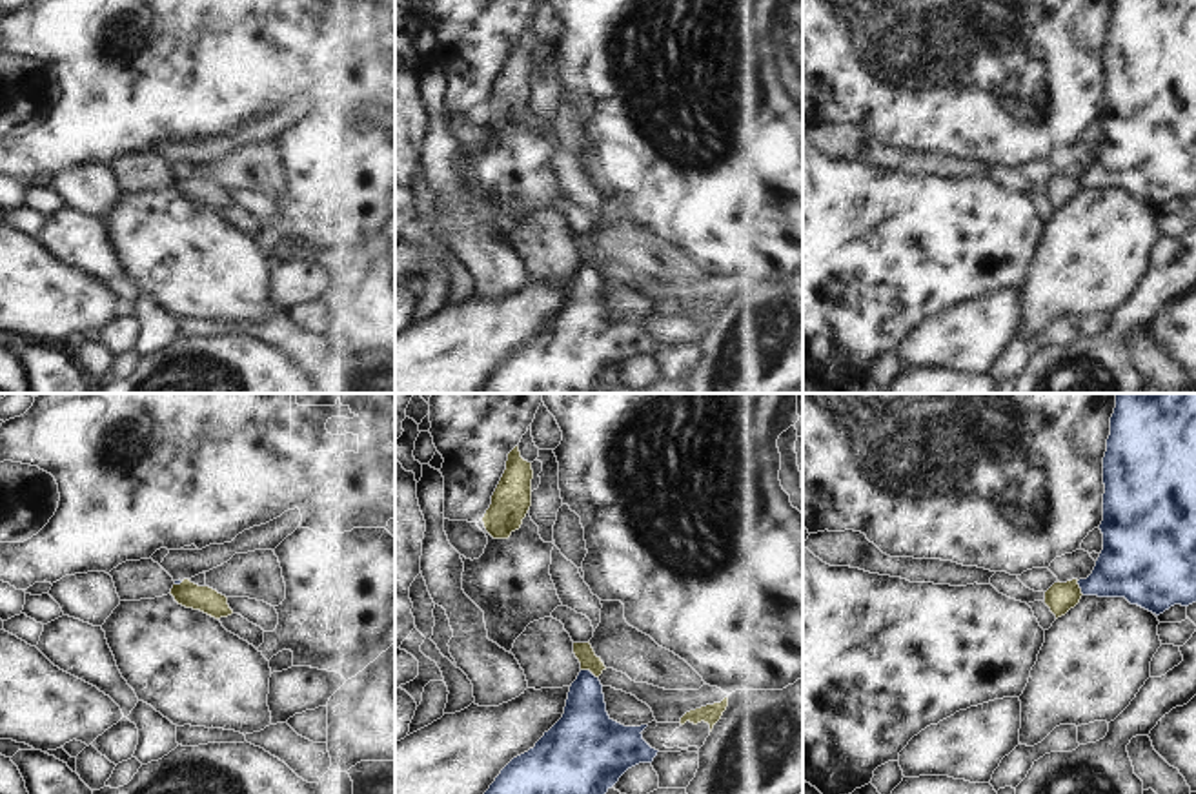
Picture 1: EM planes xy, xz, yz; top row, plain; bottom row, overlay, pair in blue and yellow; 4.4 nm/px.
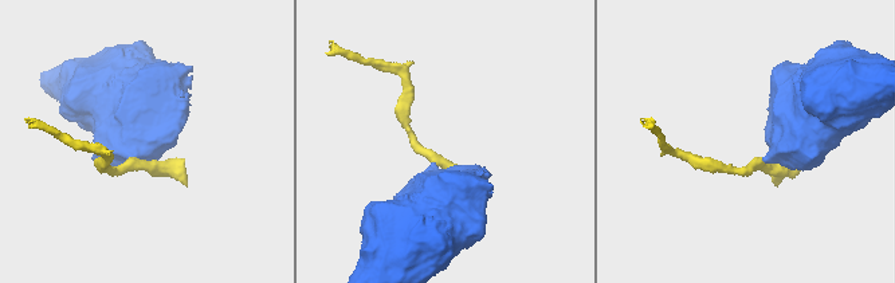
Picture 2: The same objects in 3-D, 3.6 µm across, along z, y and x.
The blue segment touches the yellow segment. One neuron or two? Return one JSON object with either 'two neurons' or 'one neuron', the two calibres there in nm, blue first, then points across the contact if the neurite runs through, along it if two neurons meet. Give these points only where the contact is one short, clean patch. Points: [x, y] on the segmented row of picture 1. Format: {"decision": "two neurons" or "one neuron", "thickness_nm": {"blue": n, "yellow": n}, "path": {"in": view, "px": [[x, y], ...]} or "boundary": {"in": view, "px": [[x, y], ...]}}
{"decision": "two neurons", "thickness_nm": {"blue": 240, "yellow": 80}, "boundary": {"in": "xz", "px": [[581, 669], [598, 678]]}}

